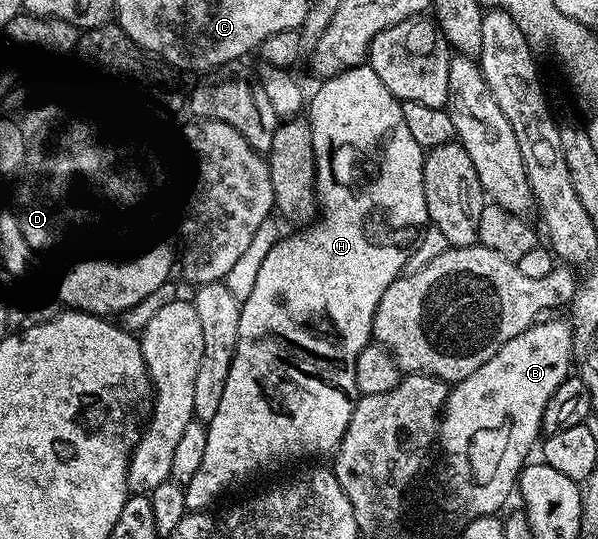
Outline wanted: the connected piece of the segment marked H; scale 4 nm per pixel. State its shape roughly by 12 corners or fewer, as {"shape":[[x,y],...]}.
{"shape":[[369,66],[308,102],[320,217],[242,302],[202,512],[333,455],[425,227],[424,151]]}

